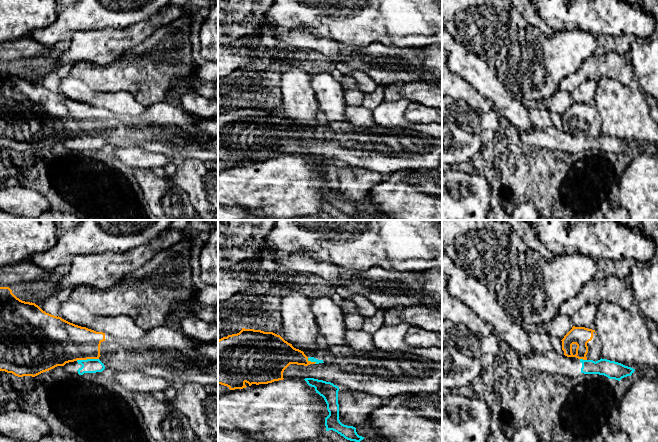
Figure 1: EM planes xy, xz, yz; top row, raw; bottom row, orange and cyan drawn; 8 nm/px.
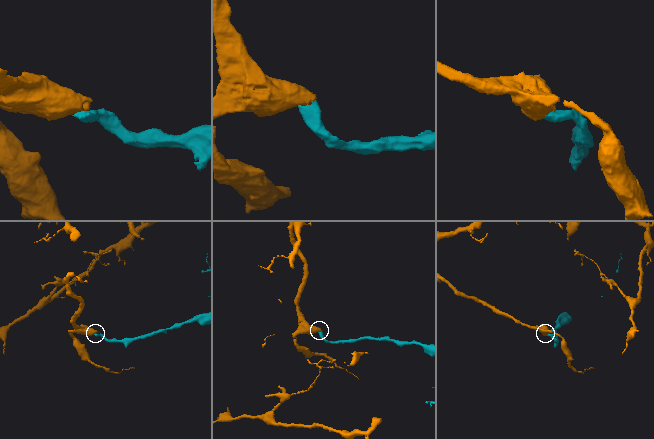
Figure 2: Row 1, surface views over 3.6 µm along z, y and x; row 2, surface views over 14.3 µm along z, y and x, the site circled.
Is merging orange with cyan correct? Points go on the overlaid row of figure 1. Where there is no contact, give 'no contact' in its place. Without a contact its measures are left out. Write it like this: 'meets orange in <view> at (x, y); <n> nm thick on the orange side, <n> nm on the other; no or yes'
meets orange in xy at (87, 358); 340 nm thick on the orange side, 110 nm on the other; no

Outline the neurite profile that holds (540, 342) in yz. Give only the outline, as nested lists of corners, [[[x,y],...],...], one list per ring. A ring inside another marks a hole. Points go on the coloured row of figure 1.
[[[540,328],[537,332],[528,333],[528,336],[530,340],[530,346],[533,351],[545,353],[553,350],[550,336],[542,328]]]

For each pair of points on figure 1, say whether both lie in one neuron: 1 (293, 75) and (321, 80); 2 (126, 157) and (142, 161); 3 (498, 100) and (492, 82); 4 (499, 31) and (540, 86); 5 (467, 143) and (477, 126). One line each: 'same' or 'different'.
1: different
2: same
3: same
4: different
5: different

